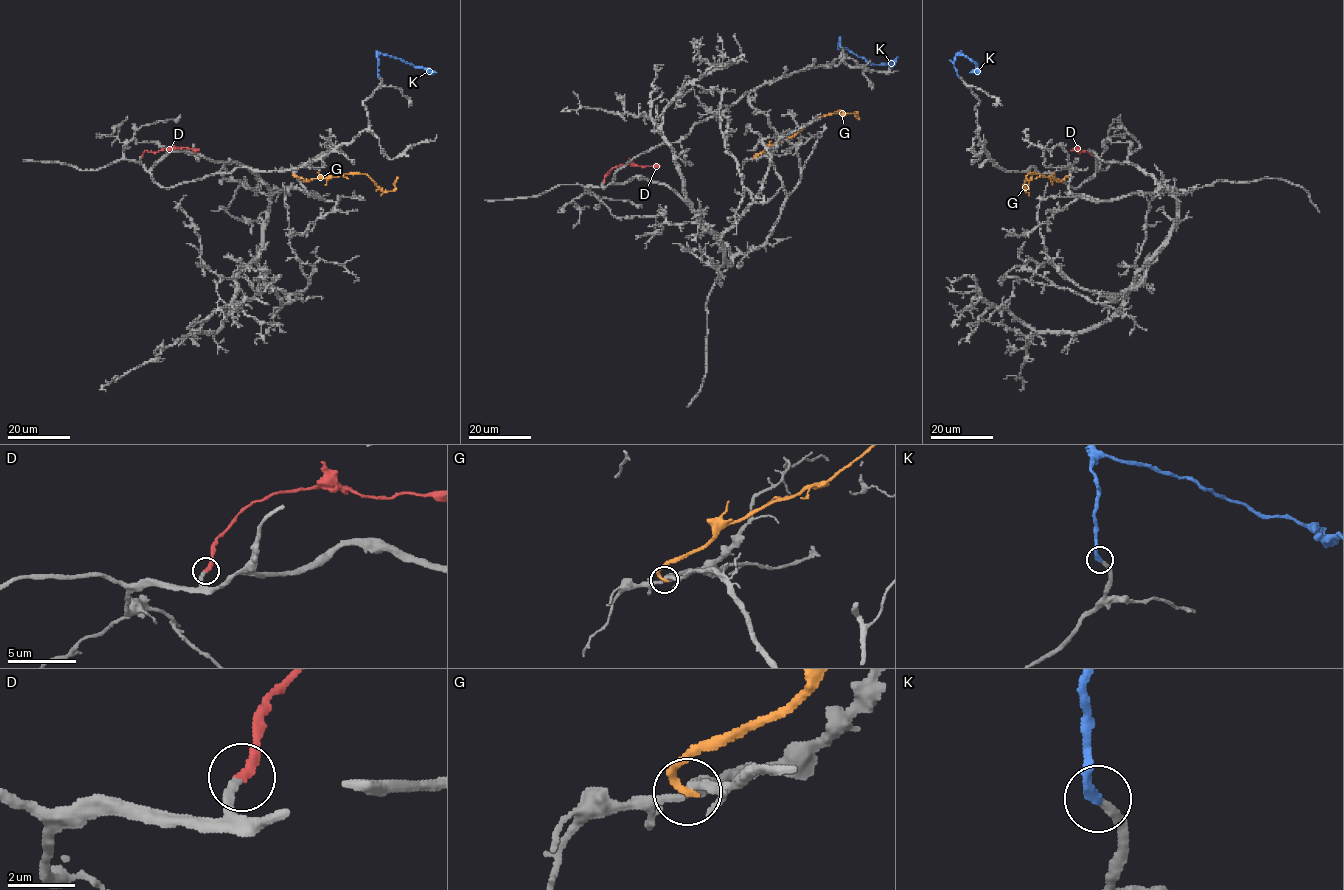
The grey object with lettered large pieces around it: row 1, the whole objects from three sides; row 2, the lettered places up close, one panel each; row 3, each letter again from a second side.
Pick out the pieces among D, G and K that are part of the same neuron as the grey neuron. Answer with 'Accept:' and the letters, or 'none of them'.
Accept: D, K

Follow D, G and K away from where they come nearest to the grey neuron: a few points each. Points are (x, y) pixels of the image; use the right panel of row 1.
D: (1096, 157), (1079, 150)
G: (1071, 175), (1058, 180), (1030, 172), (1022, 187), (1025, 191), (1030, 178)
K: (959, 77), (954, 61), (959, 53), (977, 64), (977, 69), (970, 73)

